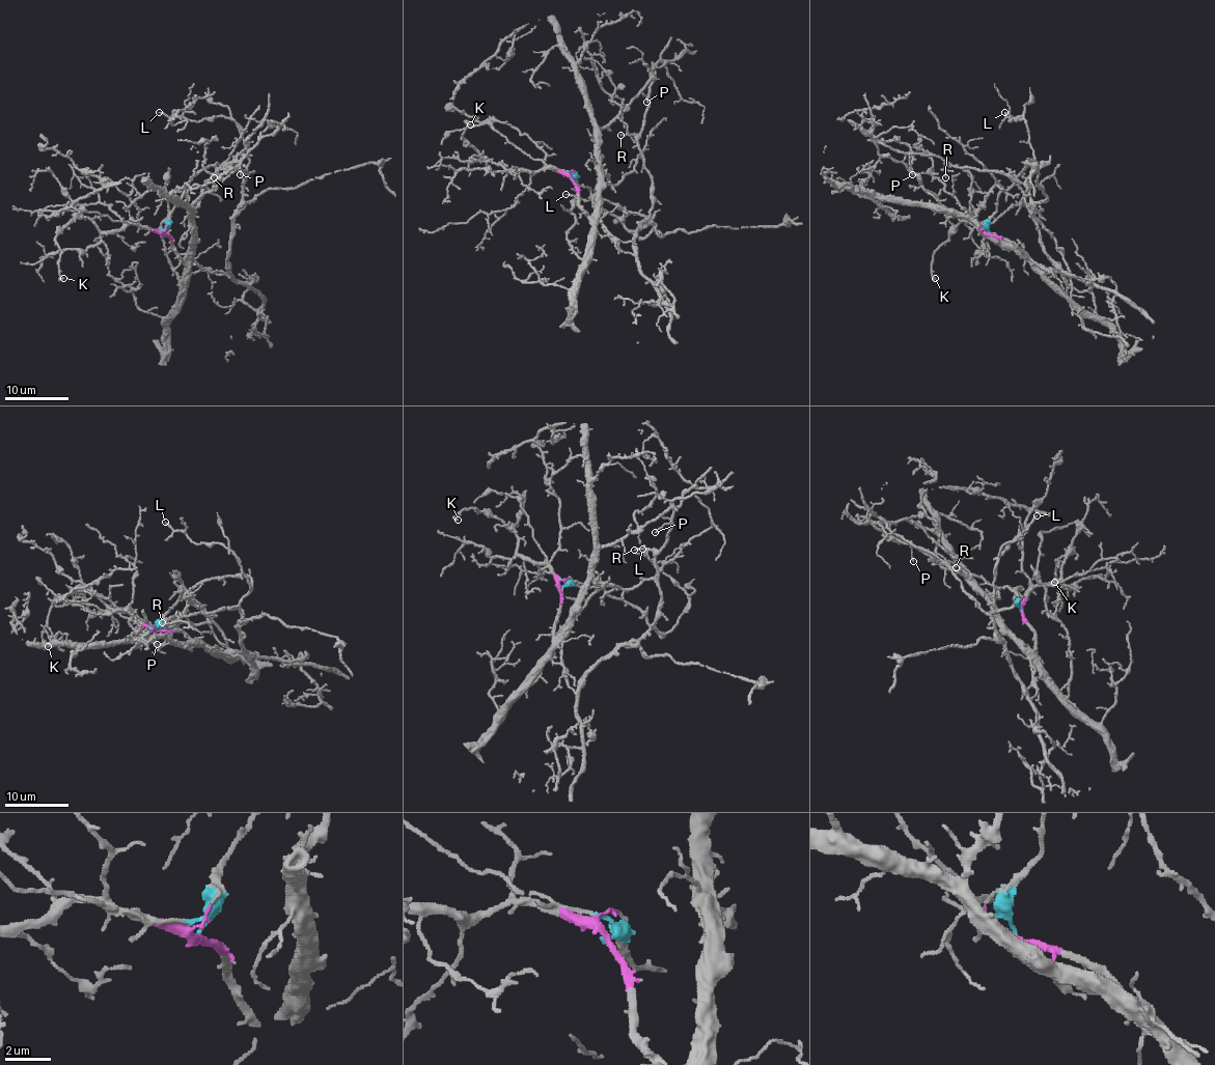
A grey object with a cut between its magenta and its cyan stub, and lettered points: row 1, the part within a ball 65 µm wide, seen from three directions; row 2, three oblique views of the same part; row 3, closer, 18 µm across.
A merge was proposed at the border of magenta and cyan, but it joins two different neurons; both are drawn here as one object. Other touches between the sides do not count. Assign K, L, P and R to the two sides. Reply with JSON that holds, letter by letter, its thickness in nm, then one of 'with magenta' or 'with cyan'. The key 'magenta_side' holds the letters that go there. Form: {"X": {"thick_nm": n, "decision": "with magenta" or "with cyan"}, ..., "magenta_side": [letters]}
{"K": {"thick_nm": 170, "decision": "with magenta"}, "L": {"thick_nm": 140, "decision": "with cyan"}, "P": {"thick_nm": 110, "decision": "with cyan"}, "R": {"thick_nm": 110, "decision": "with cyan"}, "magenta_side": ["K"]}

